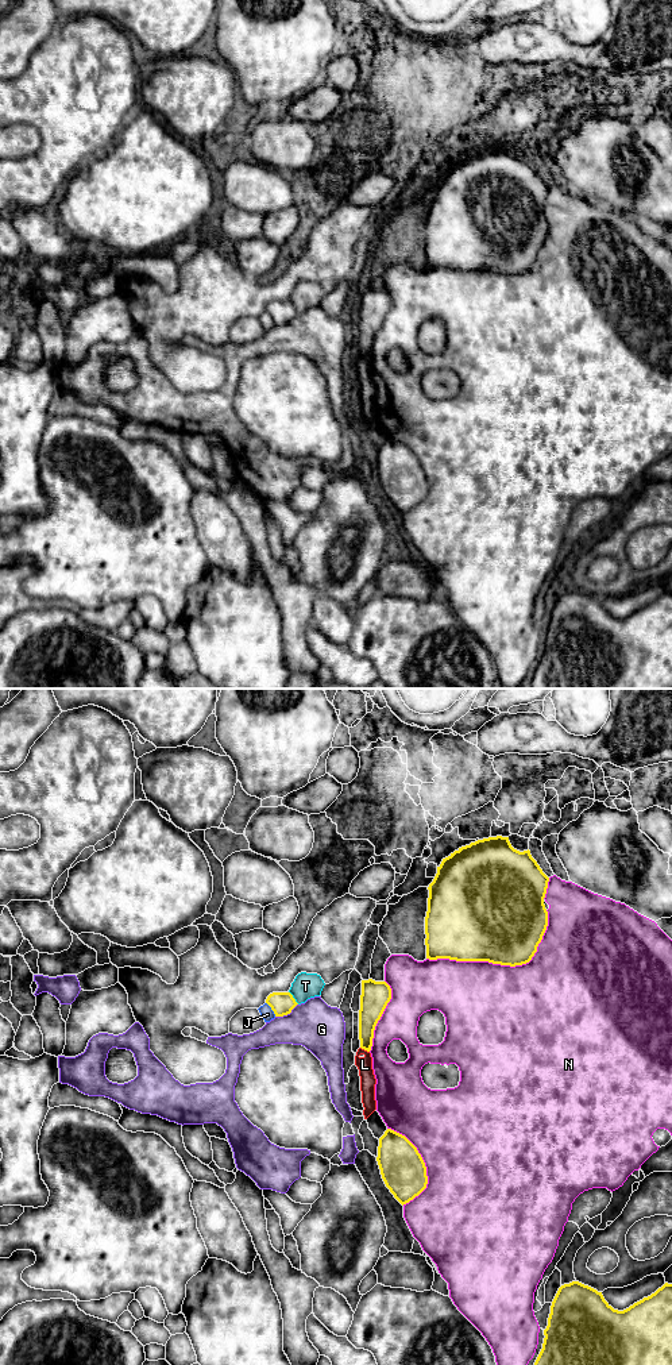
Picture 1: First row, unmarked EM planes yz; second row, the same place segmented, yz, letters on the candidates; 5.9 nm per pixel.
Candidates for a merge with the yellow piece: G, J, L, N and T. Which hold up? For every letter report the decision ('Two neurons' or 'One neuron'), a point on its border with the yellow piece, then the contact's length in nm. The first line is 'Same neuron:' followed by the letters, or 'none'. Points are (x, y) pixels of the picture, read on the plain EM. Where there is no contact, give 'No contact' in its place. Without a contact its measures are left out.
Same neuron: none
G: Two neurons. Touches yellow at yz (286, 323). Shared border 160 nm
J: Two neurons. Touches yellow at yz (271, 317). Shared border 110 nm
L: Two neurons. Touches yellow at yz (365, 358). Shared border 70 nm
N: Two neurons. Touches yellow at yz (502, 273). Shared border 800 nm
T: Two neurons. Touches yellow at yz (293, 307). Shared border 100 nm

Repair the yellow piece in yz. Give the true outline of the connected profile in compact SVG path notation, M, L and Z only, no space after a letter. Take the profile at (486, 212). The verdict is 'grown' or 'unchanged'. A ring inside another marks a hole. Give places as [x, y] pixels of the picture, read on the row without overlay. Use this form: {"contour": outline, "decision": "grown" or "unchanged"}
{"contour": "M488 146L459 157L443 167L433 190L428 196L426 267L488 270L510 275L529 271L548 235L548 220L544 213L548 190L549 186L532 166L530 159L514 158L509 146Z", "decision": "unchanged"}

